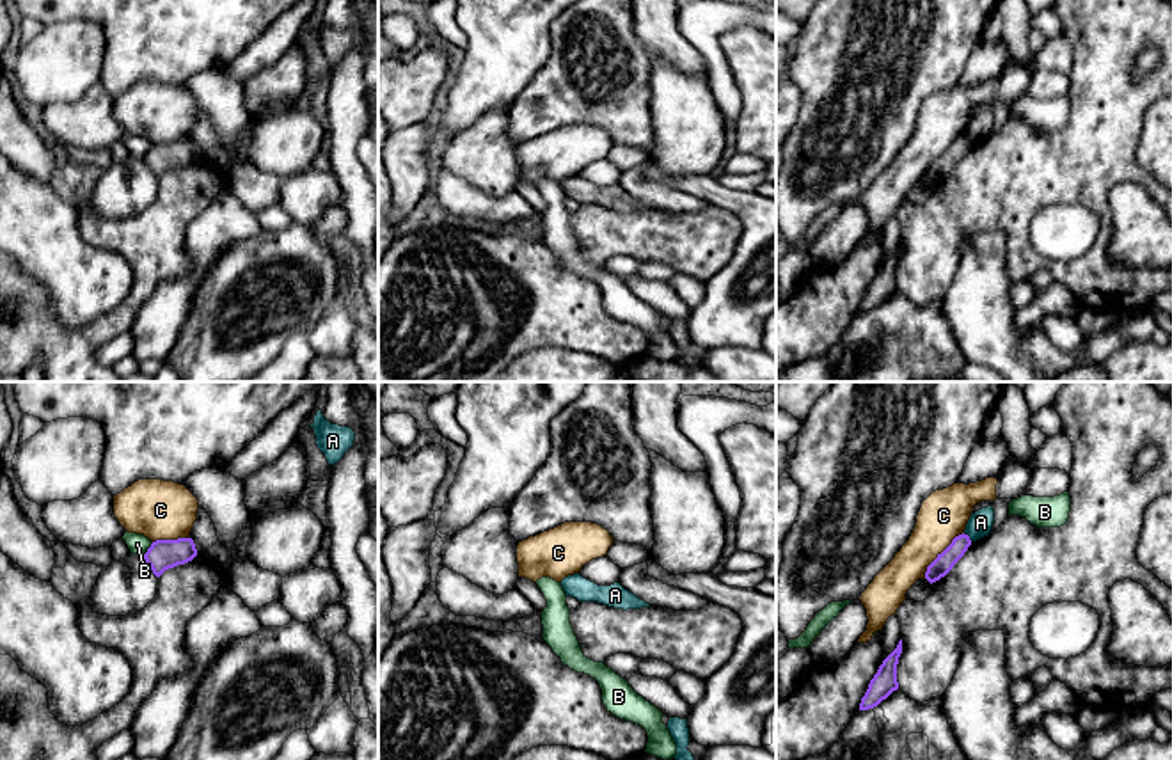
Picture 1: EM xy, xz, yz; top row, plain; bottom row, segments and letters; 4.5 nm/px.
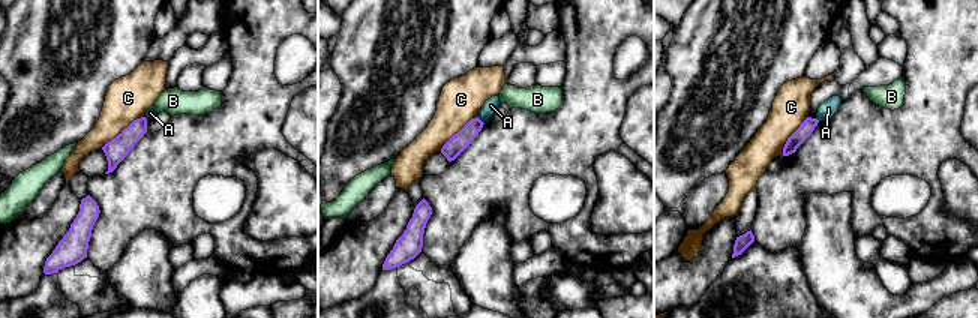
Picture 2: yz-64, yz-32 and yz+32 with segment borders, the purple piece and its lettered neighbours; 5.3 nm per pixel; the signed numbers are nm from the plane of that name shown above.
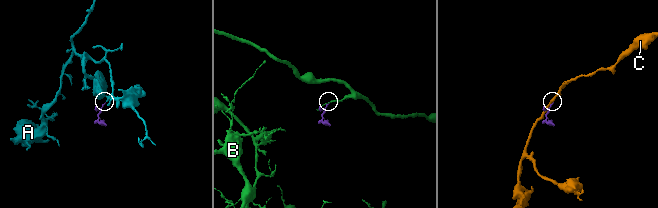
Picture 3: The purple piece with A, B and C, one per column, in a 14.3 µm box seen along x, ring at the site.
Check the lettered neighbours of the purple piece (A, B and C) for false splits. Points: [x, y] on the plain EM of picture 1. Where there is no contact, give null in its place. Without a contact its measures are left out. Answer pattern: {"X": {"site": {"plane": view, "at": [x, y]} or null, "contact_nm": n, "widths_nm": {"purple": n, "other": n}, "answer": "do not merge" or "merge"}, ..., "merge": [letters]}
{"A": {"site": {"plane": "yz", "at": [968, 139]}, "contact_nm": 60, "widths_nm": {"purple": 90, "other": 110}, "answer": "do not merge"}, "B": {"site": {"plane": "xy", "at": [148, 151]}, "contact_nm": 80, "widths_nm": {"purple": 140, "other": 90}, "answer": "do not merge"}, "C": {"site": {"plane": "yz", "at": [940, 157]}, "contact_nm": 280, "widths_nm": {"purple": 90, "other": 220}, "answer": "do not merge"}, "merge": []}

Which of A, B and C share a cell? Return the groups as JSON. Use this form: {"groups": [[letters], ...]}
{"groups": [["A"], ["B"], ["C"]]}

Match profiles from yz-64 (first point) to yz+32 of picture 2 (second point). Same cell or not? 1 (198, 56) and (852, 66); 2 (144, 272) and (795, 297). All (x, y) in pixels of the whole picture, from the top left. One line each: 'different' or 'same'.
1: different
2: different

